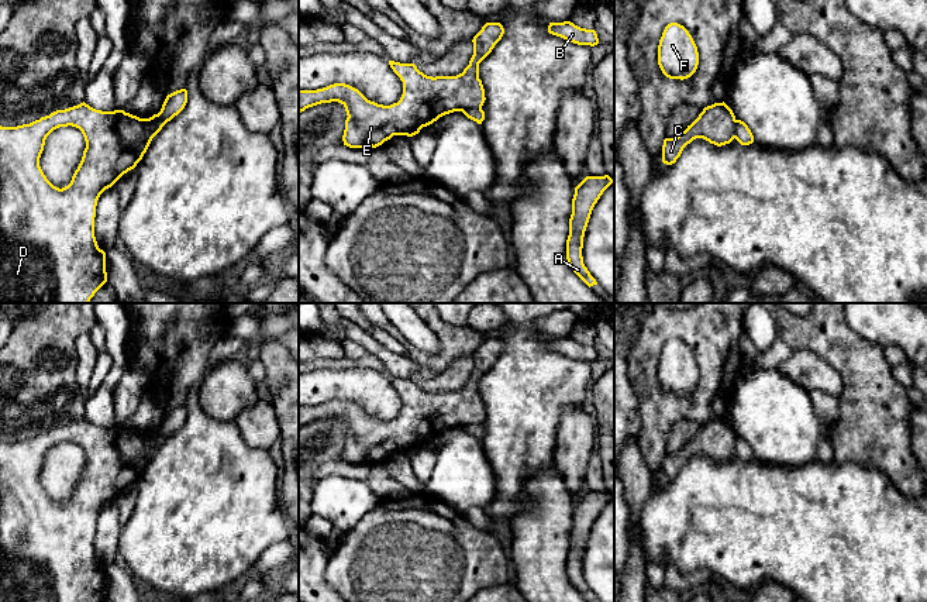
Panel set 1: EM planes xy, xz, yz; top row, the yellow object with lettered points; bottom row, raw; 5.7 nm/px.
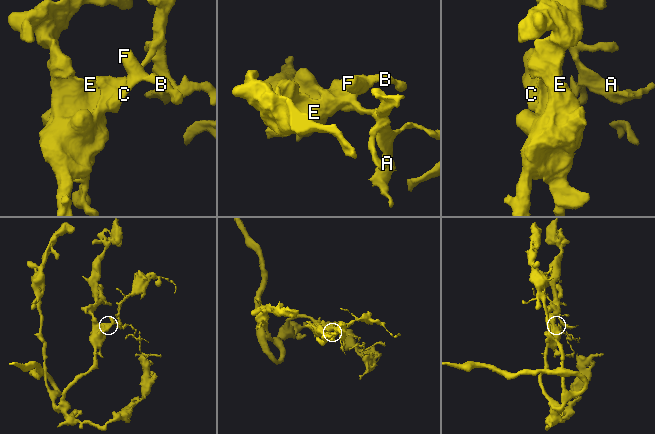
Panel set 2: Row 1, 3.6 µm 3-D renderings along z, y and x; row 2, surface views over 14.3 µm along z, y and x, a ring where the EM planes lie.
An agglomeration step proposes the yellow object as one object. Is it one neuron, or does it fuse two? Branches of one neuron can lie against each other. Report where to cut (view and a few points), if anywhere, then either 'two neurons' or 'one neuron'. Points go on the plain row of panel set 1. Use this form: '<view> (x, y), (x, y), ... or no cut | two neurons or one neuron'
xz (481, 422), (461, 426) | two neurons

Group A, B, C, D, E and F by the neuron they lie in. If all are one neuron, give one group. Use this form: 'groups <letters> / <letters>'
groups A / B C D E F

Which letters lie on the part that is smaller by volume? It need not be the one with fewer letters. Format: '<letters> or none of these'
A

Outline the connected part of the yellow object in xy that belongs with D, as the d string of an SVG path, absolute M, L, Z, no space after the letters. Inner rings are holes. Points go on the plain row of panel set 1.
M85 417L30 440L0 441L0 602L103 602L106 568L94 553L97 516L137 482L163 441L159 429L139 434L124 426L96 426ZM68 441L82 447L86 464L70 499L59 505L44 491L39 474L46 453Z

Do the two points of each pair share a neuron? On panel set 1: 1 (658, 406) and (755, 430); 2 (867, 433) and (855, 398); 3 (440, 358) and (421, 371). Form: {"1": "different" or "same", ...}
{"1": "different", "2": "same", "3": "different"}

